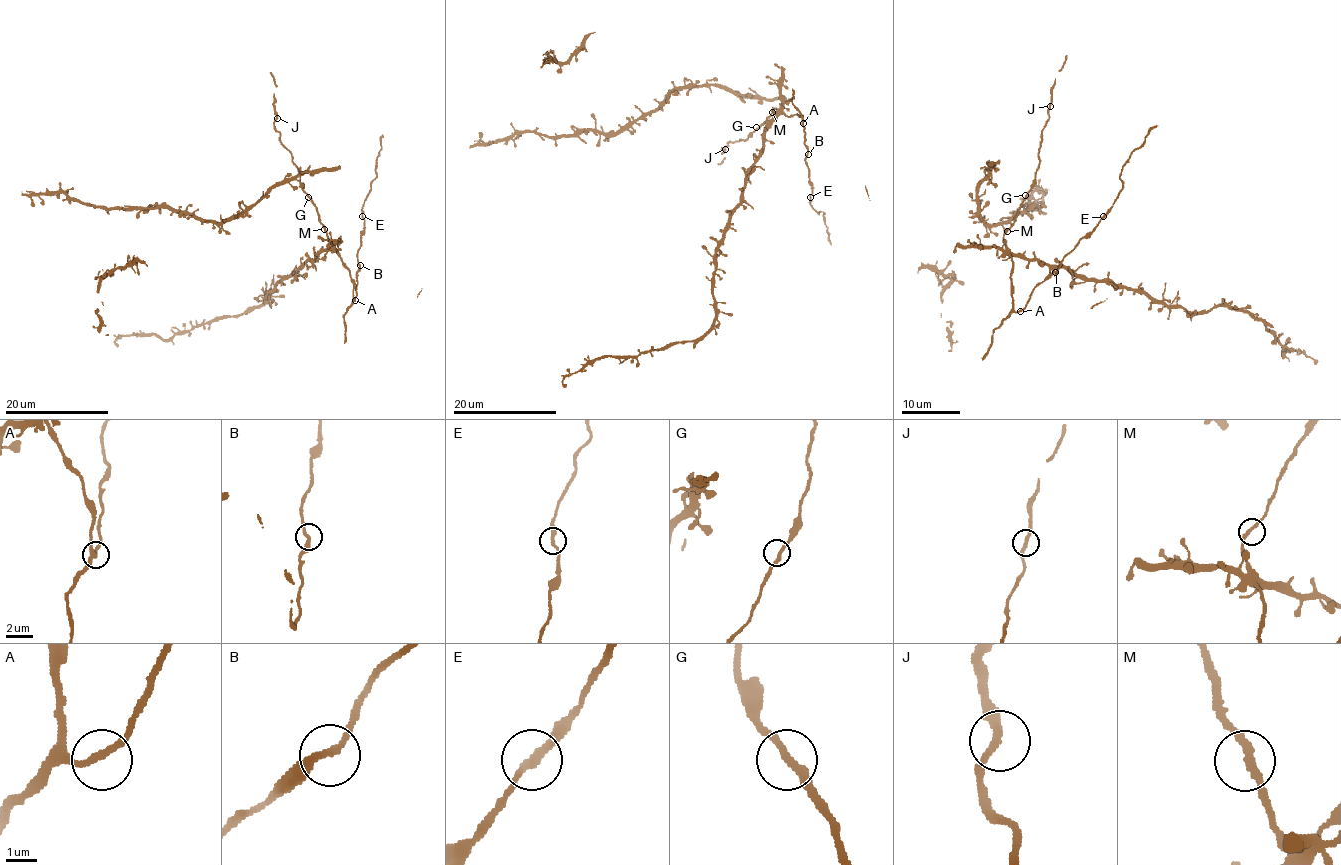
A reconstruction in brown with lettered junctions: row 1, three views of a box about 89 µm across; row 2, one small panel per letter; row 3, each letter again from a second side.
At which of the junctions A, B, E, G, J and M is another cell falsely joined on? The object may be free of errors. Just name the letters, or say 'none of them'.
none of them

